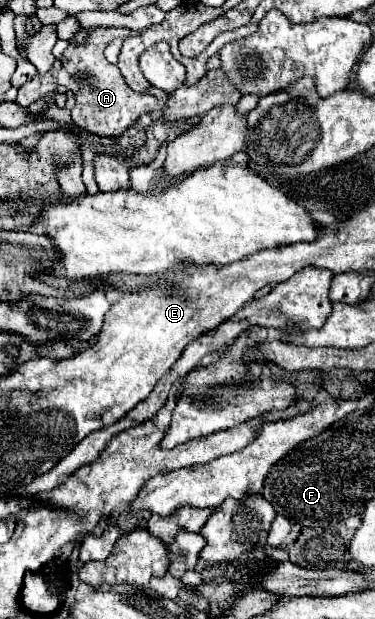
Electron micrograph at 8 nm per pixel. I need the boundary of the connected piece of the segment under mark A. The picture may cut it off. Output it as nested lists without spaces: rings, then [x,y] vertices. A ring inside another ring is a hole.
[[[122,27],[92,29],[90,35],[86,37],[86,43],[82,43],[82,45],[70,43],[68,45],[68,49],[64,51],[64,55],[60,57],[60,61],[54,65],[52,71],[48,71],[46,75],[38,75],[32,81],[28,81],[26,85],[22,85],[18,89],[16,103],[22,107],[28,107],[42,95],[56,91],[58,85],[64,85],[76,97],[76,105],[70,109],[70,119],[76,127],[80,127],[88,133],[94,133],[94,135],[120,137],[126,129],[130,129],[138,121],[138,117],[142,113],[162,111],[166,107],[166,99],[168,99],[168,95],[156,87],[152,87],[148,93],[134,93],[122,79],[122,73],[118,71],[118,67],[106,61],[104,49],[106,49],[108,41],[112,41],[116,37],[126,39],[128,35],[130,35],[130,29],[122,29]]]

